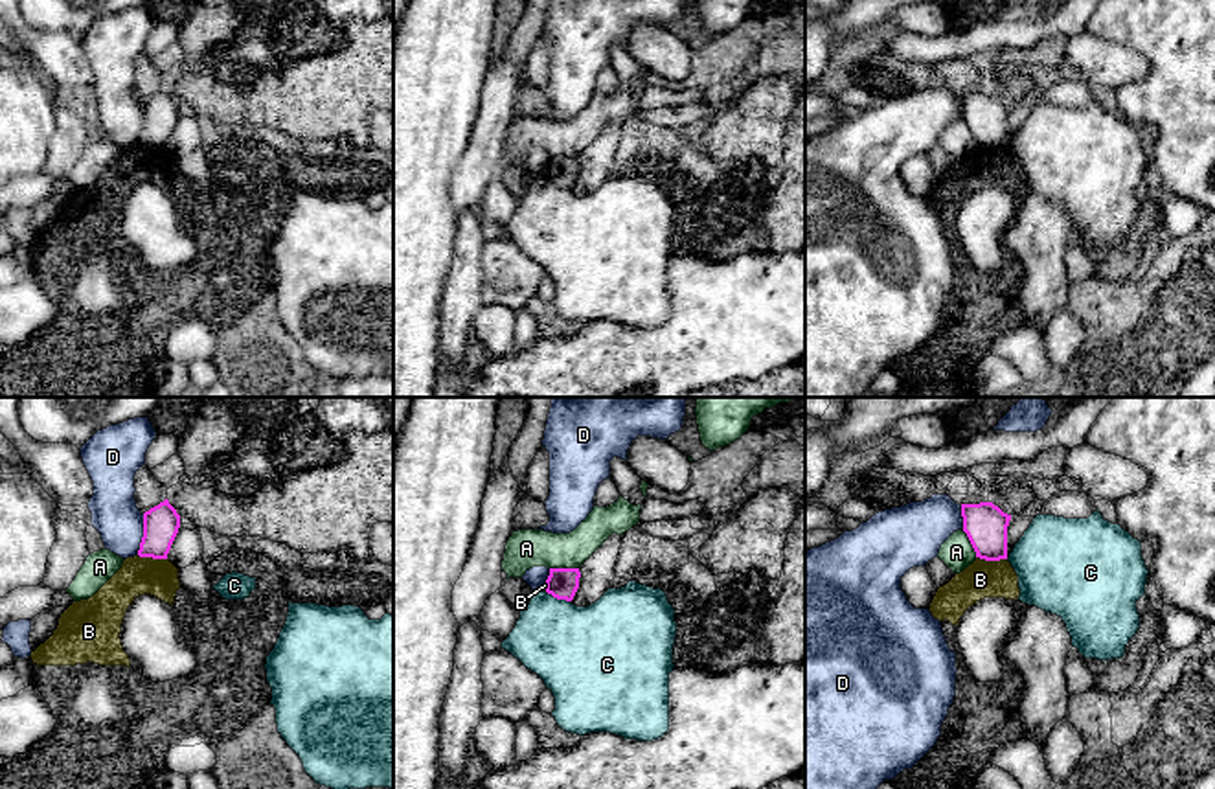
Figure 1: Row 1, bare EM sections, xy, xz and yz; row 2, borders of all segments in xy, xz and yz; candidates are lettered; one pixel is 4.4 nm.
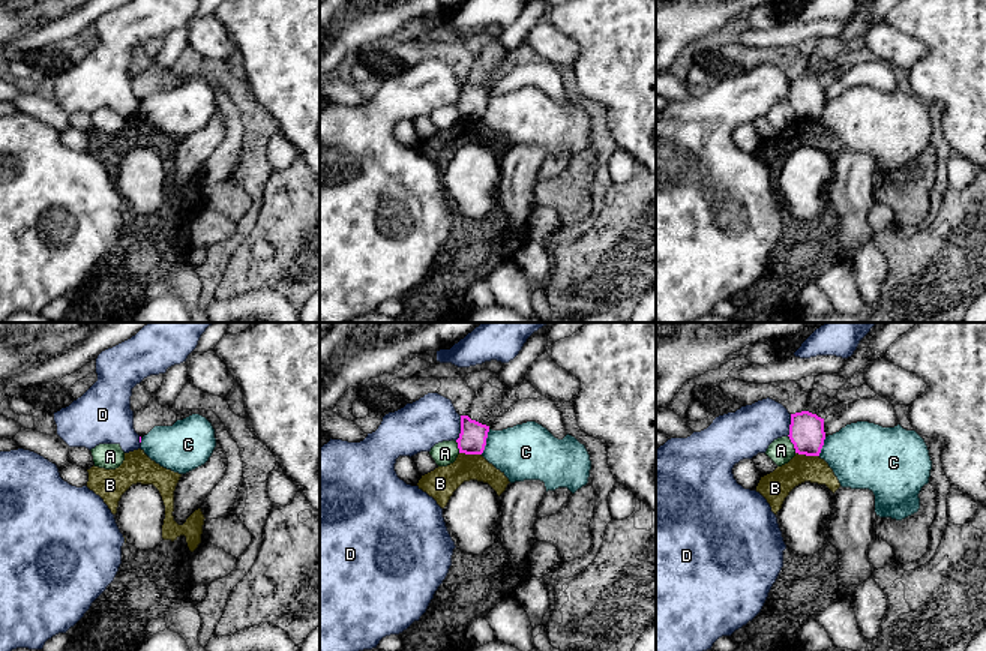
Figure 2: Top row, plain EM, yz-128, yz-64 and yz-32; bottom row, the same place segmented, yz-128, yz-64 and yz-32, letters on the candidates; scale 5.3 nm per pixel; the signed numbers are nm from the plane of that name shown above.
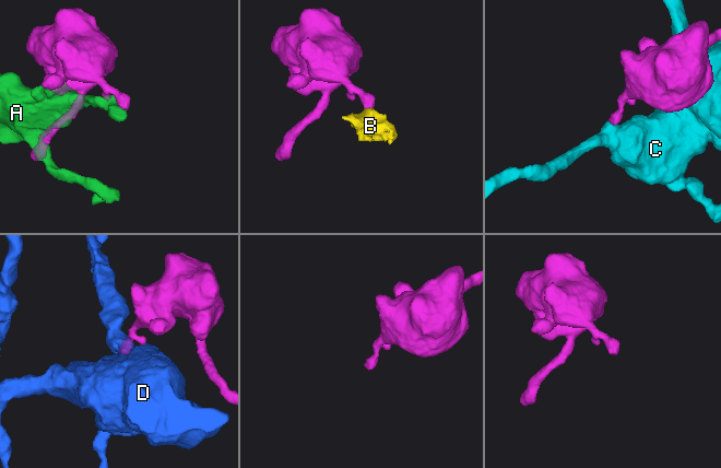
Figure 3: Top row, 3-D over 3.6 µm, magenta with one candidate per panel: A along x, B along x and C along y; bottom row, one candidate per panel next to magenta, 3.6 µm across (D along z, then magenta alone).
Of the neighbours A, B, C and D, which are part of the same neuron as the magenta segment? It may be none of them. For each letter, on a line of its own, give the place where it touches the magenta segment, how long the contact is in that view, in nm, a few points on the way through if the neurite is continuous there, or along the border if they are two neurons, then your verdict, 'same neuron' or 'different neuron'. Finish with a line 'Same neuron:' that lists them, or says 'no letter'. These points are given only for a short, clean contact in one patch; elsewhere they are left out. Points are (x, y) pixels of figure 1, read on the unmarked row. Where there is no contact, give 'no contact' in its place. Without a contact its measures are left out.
A: contact xz (565, 157); length 130 nm; different neuron
B: contact yz (991, 148); length 140 nm; border yz (976, 144), (1006, 148); different neuron
C: contact xz (559, 186); length 120 nm; different neuron
D: contact xy (144, 122); length 190 nm; border xy (144, 102), (144, 124), (136, 142); different neuron
Same neuron: no letter

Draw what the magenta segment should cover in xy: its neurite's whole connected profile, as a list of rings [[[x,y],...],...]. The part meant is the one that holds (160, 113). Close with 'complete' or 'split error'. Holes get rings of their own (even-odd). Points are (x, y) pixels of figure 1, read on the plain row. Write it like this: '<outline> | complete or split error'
[[[165,86],[158,94],[143,101],[143,125],[138,143],[153,147],[167,147],[171,132],[180,116],[180,103]]] | complete

